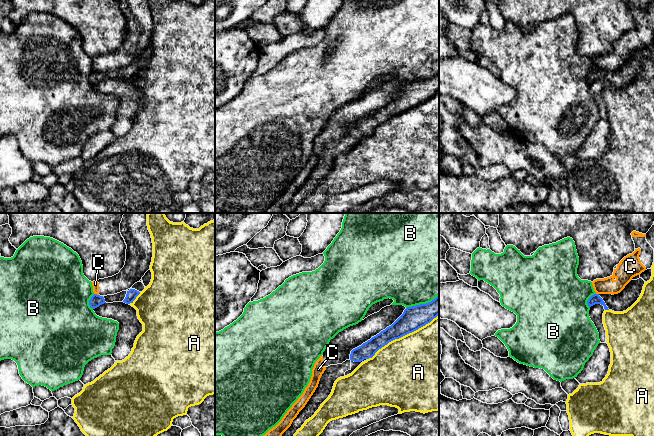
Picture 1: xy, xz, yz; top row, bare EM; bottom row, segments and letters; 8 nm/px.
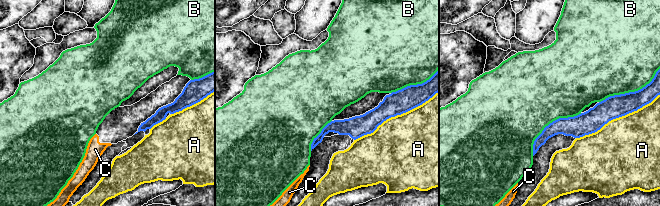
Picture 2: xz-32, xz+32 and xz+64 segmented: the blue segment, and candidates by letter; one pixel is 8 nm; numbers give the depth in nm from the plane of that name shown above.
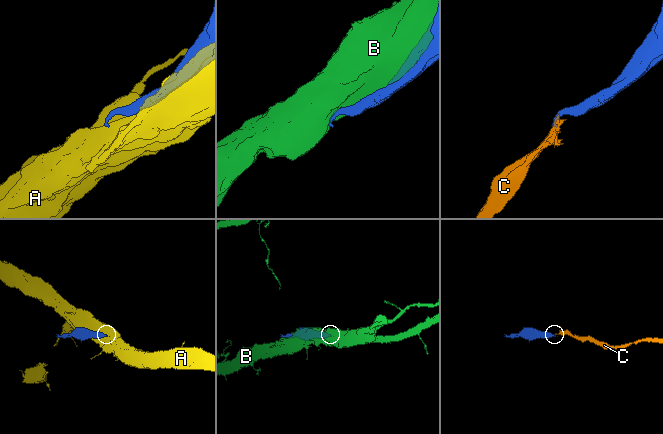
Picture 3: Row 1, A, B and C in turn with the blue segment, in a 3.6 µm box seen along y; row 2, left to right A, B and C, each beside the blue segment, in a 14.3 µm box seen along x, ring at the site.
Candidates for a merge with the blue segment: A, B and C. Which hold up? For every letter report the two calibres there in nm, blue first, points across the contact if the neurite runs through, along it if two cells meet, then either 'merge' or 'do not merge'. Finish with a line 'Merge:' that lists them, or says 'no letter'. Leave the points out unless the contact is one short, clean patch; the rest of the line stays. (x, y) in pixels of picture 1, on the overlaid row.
A: 190/500 nm | do not merge
B: 190/480 nm | do not merge
C: 100/60 nm | along xy (94, 293), (98, 295) | do not merge
Merge: no letter

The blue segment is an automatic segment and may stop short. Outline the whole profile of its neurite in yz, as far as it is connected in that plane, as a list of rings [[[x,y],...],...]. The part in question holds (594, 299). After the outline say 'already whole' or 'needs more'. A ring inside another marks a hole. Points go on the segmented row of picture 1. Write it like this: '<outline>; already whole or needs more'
[[[647,269],[640,274],[637,280],[631,280],[618,294],[594,294],[587,304],[589,307],[601,304],[605,310],[623,312],[630,308],[640,297],[644,284],[651,279],[652,269]]]; needs more

